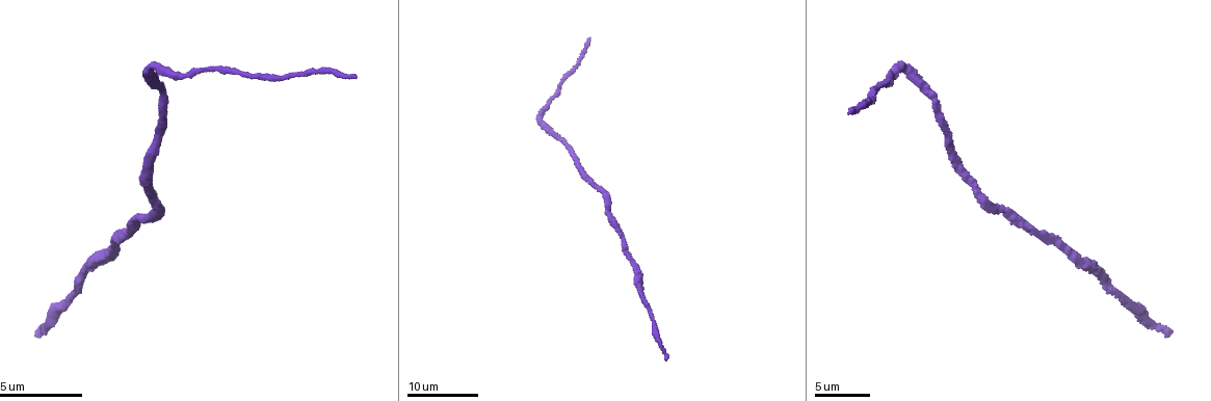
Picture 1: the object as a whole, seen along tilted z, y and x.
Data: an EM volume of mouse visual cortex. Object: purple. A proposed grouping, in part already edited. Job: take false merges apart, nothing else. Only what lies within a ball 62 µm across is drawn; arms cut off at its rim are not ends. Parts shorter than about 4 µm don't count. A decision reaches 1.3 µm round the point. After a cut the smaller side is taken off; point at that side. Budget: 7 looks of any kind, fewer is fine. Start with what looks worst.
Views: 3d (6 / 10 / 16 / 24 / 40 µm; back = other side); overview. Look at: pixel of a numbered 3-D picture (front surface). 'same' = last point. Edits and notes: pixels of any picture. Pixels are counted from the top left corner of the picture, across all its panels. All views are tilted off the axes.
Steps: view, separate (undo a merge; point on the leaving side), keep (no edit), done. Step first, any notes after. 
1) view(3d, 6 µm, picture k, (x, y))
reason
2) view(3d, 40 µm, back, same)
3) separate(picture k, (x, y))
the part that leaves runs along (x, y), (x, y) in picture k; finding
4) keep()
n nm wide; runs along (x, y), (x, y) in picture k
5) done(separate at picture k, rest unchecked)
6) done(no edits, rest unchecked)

view(3d, 16 µm, picture 1, (970, 182))

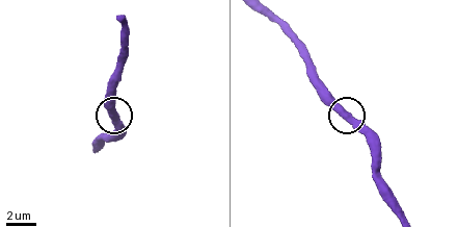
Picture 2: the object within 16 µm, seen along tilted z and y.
view(3d, 6 µm, picture 2, (345, 117))

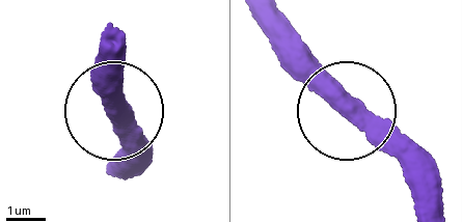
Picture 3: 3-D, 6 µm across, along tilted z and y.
keep()
all the same cell

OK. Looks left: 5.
view(3d, 24 µm, picture 1, (1128, 304))
thick turns thin

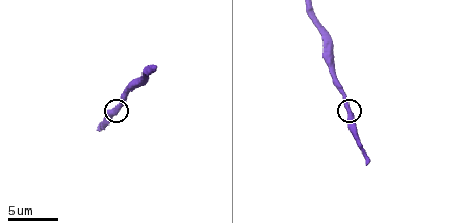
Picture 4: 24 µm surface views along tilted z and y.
view(3d, 6 µm, picture 4, (117, 112))

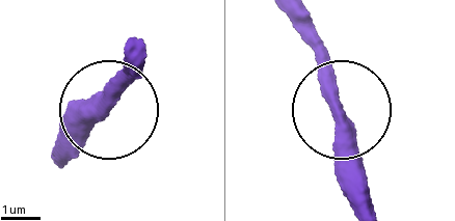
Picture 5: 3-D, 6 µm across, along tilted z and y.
keep()
420 nm wide; one cell here

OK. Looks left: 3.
view(3d, 24 µm, picture 1, (621, 235))
sudden change in width

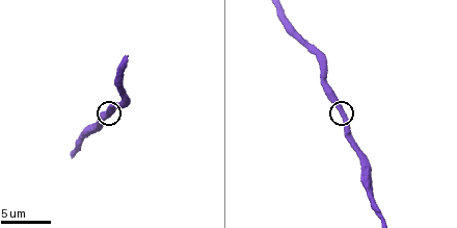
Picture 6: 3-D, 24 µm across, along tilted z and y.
view(3d, 10 µm, picture 6, (342, 113))
closer look

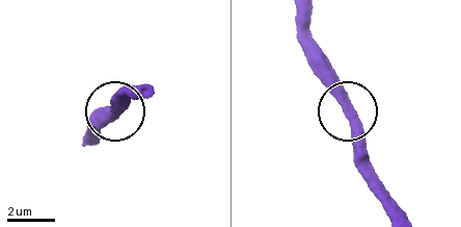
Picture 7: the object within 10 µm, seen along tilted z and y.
keep()
420 nm wide; runs along (301, 16), (319, 74), (349, 116), (371, 182) in picture 7; continuous, no second cell

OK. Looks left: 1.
done(no edits, rest unchecked)

